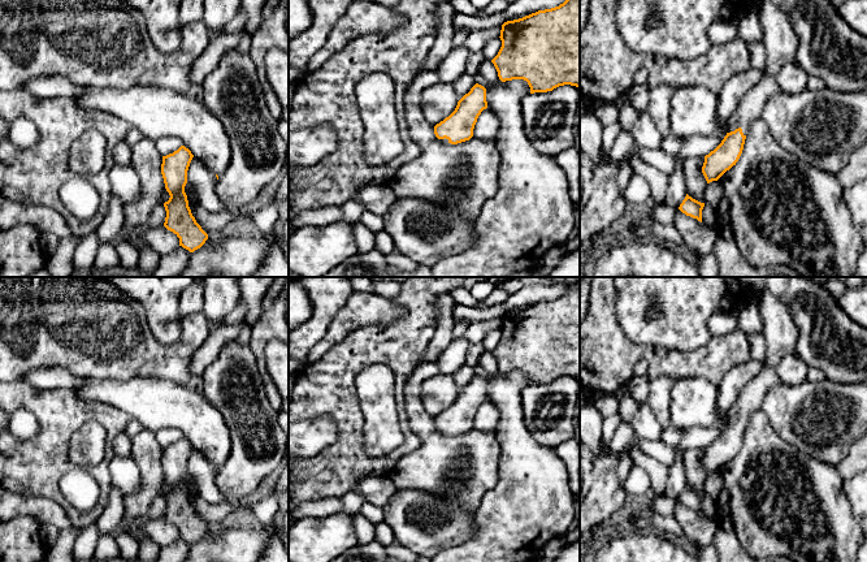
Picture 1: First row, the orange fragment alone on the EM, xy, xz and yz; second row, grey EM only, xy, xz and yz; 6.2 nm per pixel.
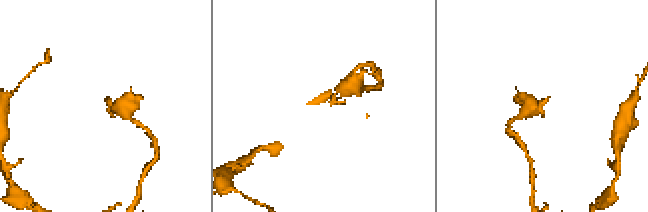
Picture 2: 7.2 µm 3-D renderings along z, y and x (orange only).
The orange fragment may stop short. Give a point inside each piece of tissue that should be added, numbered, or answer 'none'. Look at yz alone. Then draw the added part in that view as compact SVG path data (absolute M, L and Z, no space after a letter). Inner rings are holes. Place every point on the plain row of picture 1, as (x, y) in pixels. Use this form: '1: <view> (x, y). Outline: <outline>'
1: yz (777, 325). Outline: M763 290L759 297L762 333L766 340L766 359L763 369L741 392L732 407L728 424L741 419L747 425L753 412L762 410L766 393L781 384L776 367L788 354L796 353L796 325L788 303L771 291Z

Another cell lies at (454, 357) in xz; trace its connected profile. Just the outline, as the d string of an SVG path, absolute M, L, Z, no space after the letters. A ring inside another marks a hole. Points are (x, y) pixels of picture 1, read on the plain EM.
M464 336L452 340L451 345L437 360L438 373L452 376L461 366L464 366L469 345L471 343Z

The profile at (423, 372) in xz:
M425 363L419 366L413 373L409 376L408 382L404 388L404 395L413 395L421 399L422 382L438 373L437 363Z

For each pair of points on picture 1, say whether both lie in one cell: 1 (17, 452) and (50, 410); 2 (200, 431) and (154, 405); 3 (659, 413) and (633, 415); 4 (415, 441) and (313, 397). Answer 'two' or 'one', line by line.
1: one
2: one
3: two
4: one

